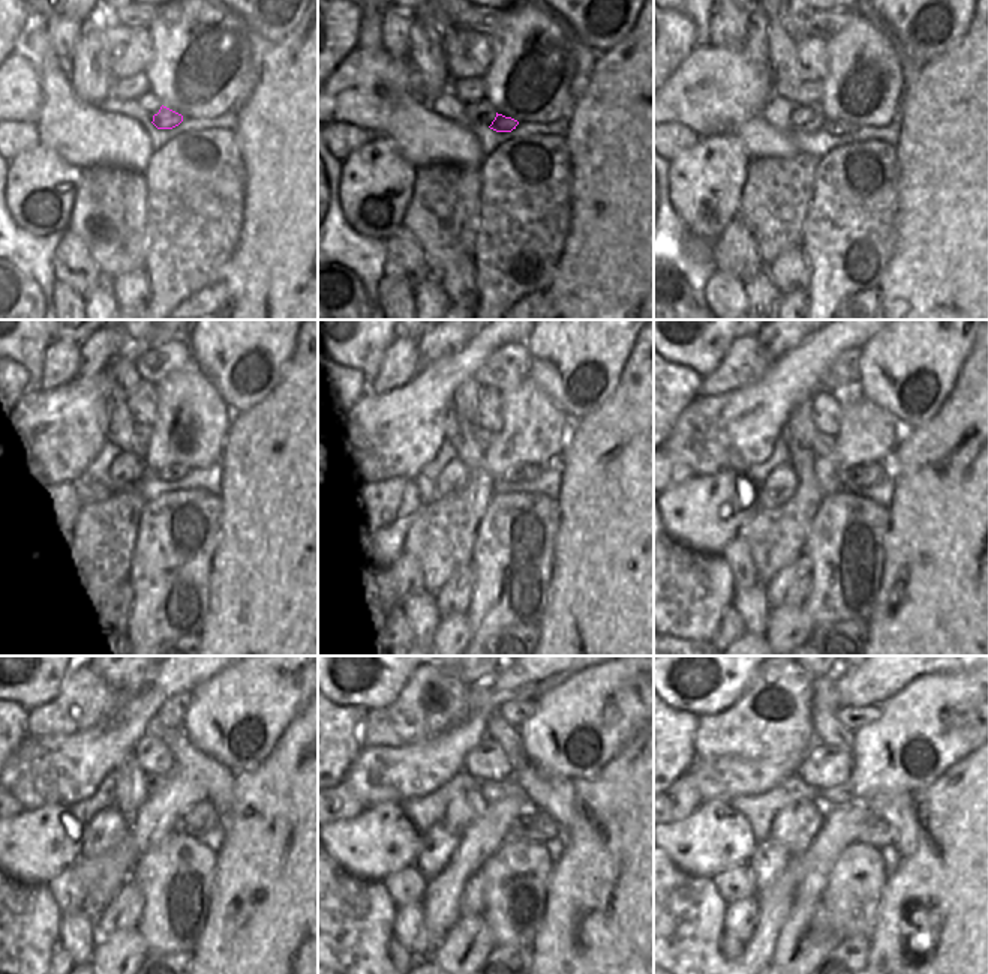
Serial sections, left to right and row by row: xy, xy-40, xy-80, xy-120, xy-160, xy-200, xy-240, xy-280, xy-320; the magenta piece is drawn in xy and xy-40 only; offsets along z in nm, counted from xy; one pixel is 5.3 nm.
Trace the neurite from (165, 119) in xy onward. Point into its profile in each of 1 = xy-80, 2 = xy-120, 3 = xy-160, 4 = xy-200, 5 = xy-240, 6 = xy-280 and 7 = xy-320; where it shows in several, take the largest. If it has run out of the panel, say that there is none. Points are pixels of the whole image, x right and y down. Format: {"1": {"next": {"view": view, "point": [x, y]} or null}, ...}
{"1": {"next": {"view": "xy-80", "point": [835, 128]}}, "2": {"next": {"view": "xy-120", "point": [173, 473]}}, "3": {"next": {"view": "xy-160", "point": [519, 473]}}, "4": {"next": {"view": "xy-200", "point": [859, 477]}}, "5": {"next": {"view": "xy-240", "point": [200, 818]}}, "6": {"next": {"view": "xy-280", "point": [532, 824]}}, "7": {"next": {"view": "xy-320", "point": [877, 833]}}}

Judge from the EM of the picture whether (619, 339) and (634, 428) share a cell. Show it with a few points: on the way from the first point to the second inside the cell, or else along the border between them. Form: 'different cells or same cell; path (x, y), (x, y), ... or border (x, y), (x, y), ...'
different cells; border (637, 335), (621, 378), (607, 396)

